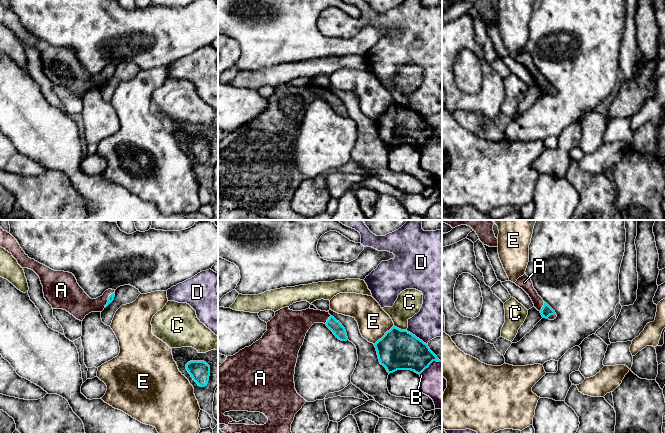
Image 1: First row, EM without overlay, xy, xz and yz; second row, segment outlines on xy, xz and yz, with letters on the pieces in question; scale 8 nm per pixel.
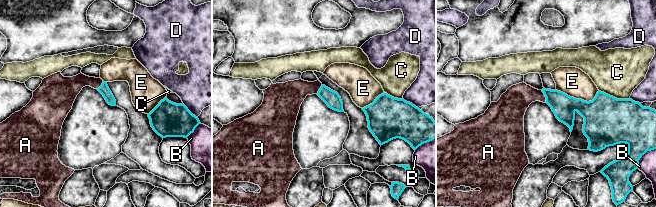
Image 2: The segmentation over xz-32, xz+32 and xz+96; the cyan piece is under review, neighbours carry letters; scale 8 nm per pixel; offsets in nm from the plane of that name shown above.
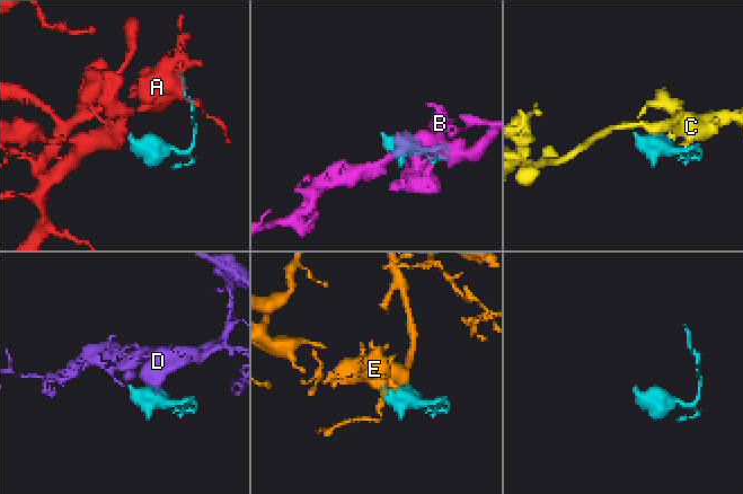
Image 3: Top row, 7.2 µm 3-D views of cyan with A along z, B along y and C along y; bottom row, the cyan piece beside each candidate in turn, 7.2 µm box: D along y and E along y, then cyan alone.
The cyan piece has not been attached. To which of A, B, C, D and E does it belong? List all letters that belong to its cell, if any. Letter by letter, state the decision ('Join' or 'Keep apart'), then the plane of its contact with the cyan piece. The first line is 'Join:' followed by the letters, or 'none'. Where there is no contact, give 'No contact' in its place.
Join: A
A: Join. Touches cyan in xy
B: Keep apart. Touches cyan in xz
C: Keep apart. Touches cyan in xz
D: Keep apart. Touches cyan in xz
E: Keep apart. Touches cyan in xz

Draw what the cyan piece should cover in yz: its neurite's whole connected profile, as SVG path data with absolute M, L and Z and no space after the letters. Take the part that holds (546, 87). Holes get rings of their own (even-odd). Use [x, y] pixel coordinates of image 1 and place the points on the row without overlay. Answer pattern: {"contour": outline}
{"contour": "M526 50L519 53L515 60L529 71L534 83L541 89L542 93L549 96L554 96L557 93L555 87L538 71L533 63L531 55Z"}

